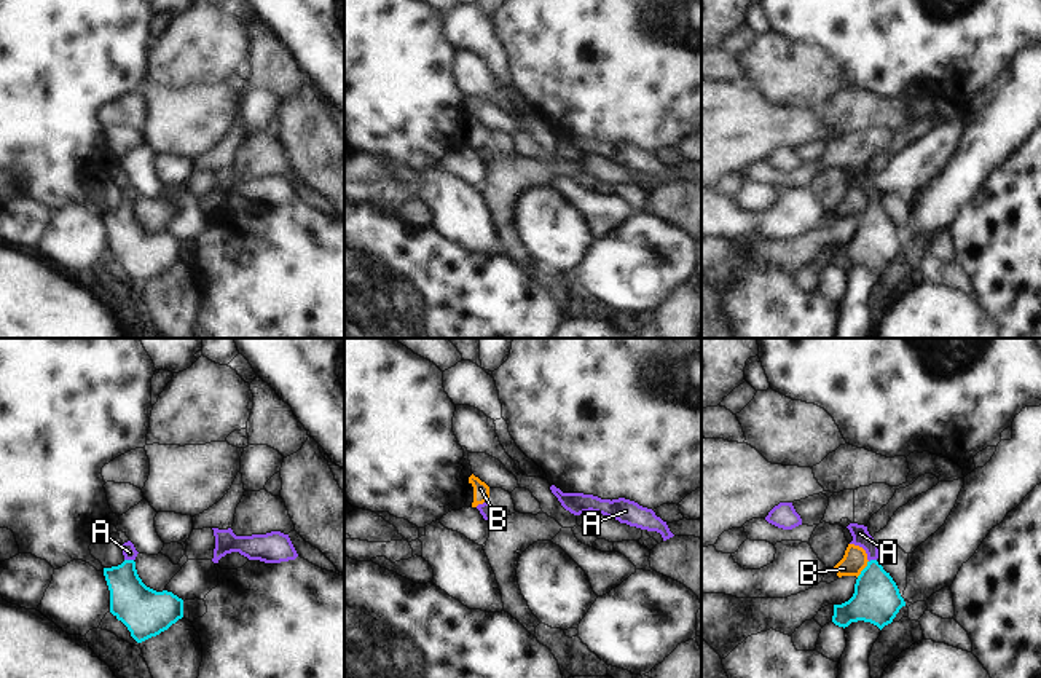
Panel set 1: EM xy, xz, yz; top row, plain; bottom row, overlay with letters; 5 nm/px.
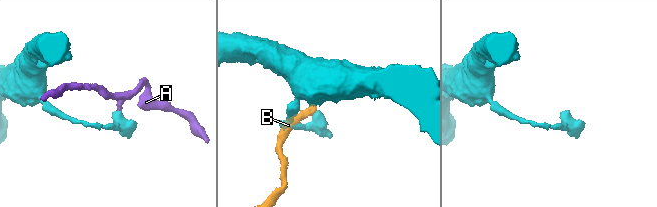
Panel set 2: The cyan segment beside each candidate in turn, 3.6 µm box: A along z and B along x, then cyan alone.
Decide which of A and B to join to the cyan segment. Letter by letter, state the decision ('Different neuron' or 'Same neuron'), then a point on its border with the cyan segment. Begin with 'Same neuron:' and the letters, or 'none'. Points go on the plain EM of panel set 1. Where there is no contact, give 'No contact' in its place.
Same neuron: A
A: Same neuron. Touches cyan at xy (129, 203)
B: Different neuron. Touches cyan at yz (864, 211).

